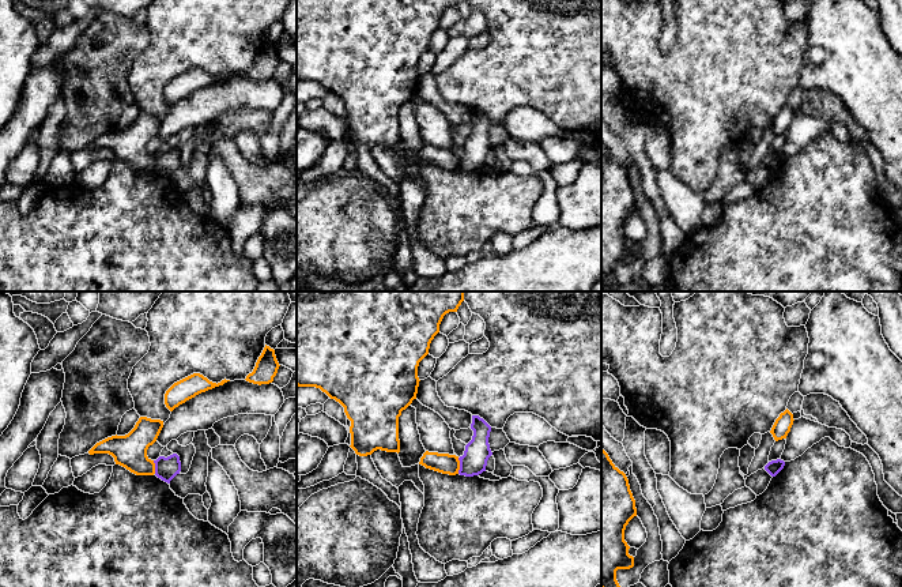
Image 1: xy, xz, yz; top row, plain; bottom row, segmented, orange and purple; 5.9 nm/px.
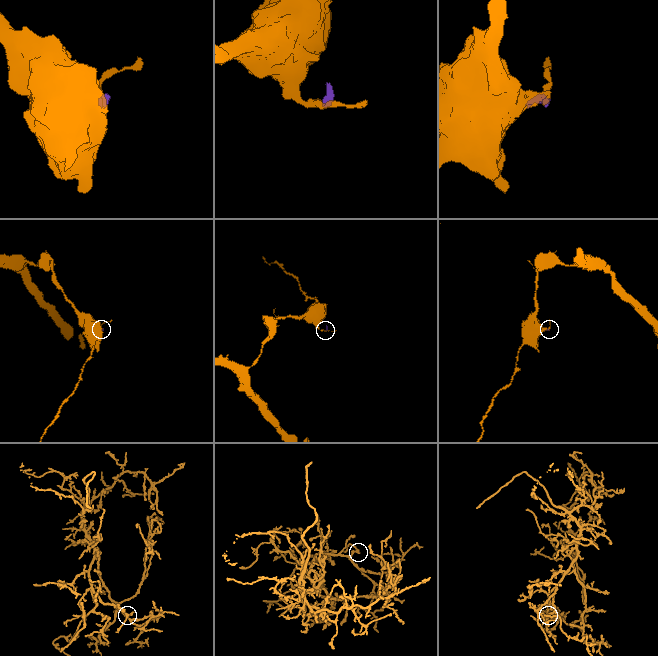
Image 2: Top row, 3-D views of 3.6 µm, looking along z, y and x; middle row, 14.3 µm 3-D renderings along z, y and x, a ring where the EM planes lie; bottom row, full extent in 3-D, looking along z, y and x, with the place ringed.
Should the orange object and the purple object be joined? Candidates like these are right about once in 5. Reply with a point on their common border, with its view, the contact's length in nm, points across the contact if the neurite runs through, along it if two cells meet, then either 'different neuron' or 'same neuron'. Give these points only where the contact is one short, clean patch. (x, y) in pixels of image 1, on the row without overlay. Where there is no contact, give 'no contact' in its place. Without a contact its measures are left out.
meets orange in xz at (459, 161); contact 100 nm long; border along xz (457, 153), (459, 168); different neuron

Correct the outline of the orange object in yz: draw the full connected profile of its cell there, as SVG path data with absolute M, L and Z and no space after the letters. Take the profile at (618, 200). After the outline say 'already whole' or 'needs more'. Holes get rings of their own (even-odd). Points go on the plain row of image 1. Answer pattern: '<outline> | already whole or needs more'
M601 143L601 285L603 291L619 291L618 264L634 261L634 252L624 236L629 217L637 211L629 174Z | already whole

